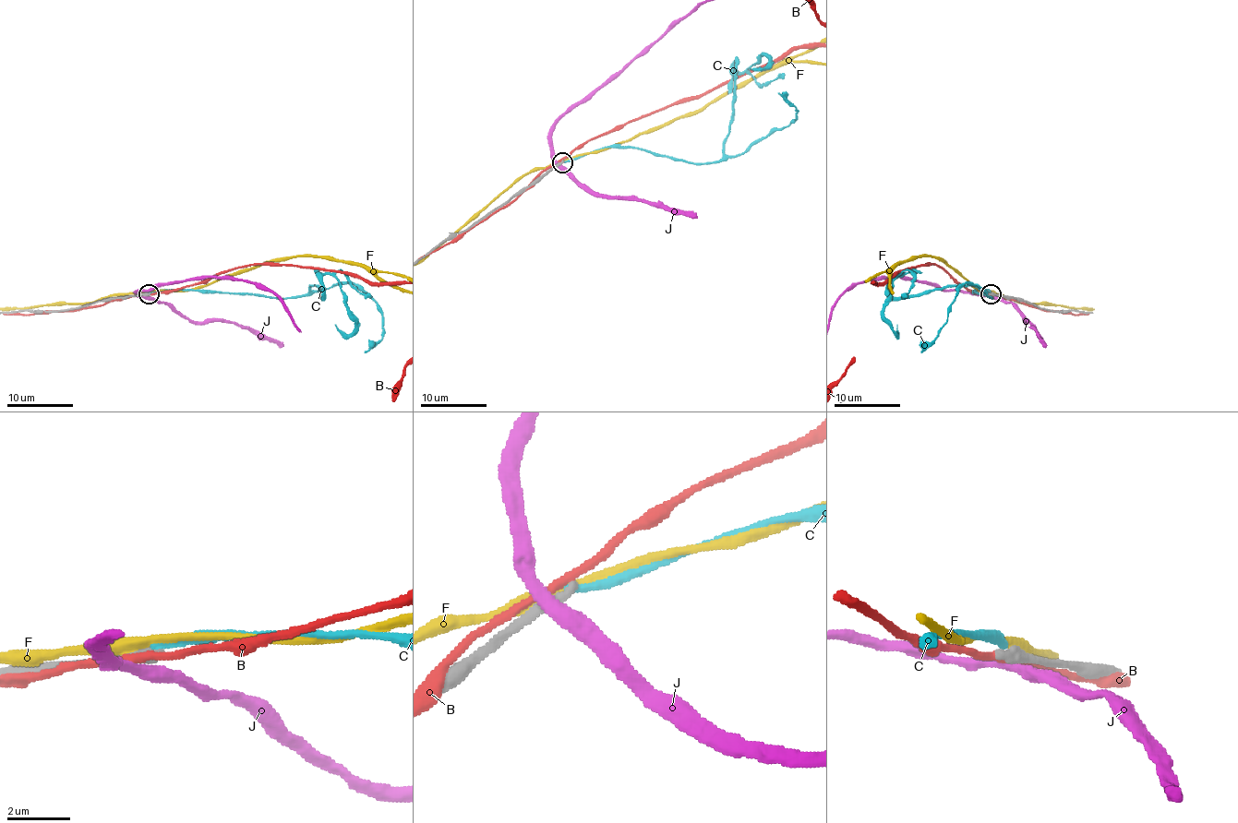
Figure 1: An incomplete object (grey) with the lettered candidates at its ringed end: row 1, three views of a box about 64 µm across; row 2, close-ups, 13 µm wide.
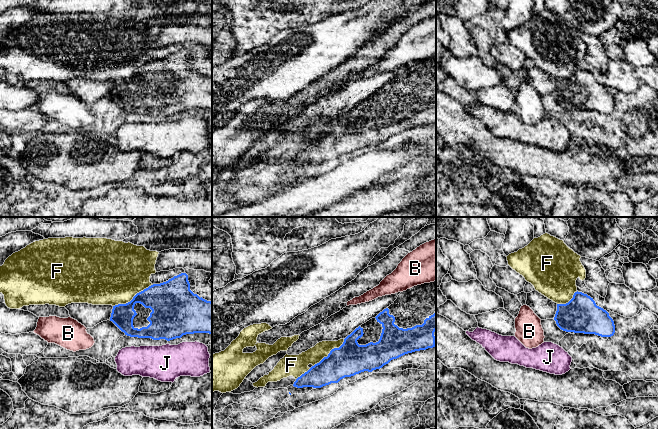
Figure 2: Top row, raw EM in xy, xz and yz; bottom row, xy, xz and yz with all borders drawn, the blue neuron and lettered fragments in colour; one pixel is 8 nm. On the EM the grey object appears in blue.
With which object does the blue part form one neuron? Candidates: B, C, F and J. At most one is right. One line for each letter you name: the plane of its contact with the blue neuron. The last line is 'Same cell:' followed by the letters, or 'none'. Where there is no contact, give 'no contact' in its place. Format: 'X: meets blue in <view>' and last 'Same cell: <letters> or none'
Same cell: none

